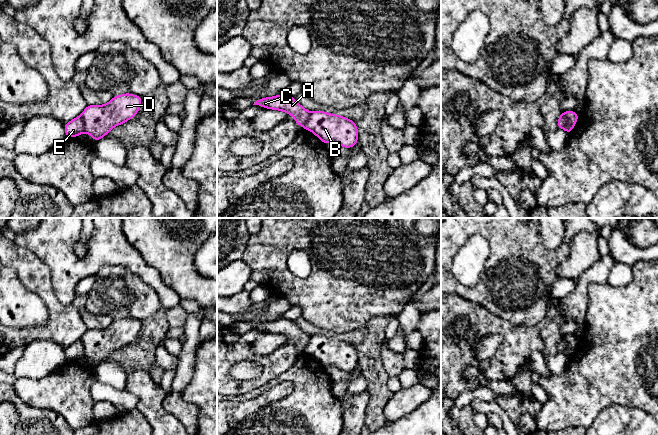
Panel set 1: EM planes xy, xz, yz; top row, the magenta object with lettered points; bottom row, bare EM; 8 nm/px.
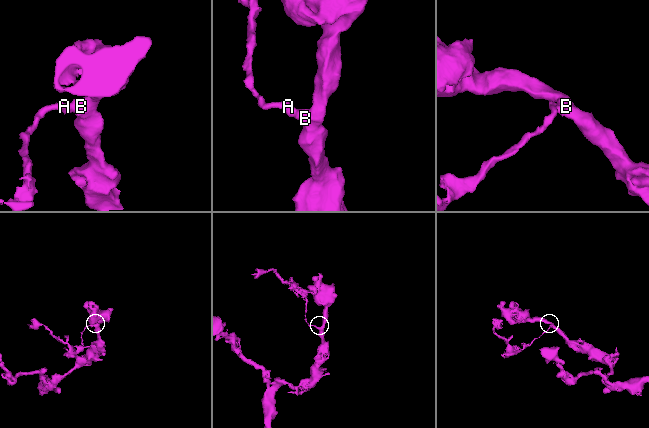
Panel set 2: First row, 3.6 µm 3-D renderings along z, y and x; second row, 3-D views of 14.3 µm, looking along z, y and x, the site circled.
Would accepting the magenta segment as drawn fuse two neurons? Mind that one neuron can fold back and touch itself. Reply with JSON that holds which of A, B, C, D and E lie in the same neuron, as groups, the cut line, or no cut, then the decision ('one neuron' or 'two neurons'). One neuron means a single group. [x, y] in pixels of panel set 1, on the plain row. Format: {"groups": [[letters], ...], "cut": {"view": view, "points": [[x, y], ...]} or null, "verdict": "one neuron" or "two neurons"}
{"groups": [["A", "C", "E"], ["B", "D"]], "cut": {"view": "xy", "points": [[80, 340], [85, 355]]}, "verdict": "two neurons"}

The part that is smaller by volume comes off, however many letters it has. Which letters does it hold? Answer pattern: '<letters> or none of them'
A, C, E

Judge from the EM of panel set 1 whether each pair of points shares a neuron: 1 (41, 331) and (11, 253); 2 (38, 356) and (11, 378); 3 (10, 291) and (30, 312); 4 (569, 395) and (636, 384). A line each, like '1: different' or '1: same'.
1: same
2: same
3: same
4: same

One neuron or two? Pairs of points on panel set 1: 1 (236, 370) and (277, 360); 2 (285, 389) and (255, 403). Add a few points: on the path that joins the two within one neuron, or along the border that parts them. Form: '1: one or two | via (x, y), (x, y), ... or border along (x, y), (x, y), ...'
1: two | border along (234, 365), (240, 361), (253, 361), (262, 371)
2: one | via (278, 391), (262, 401)

